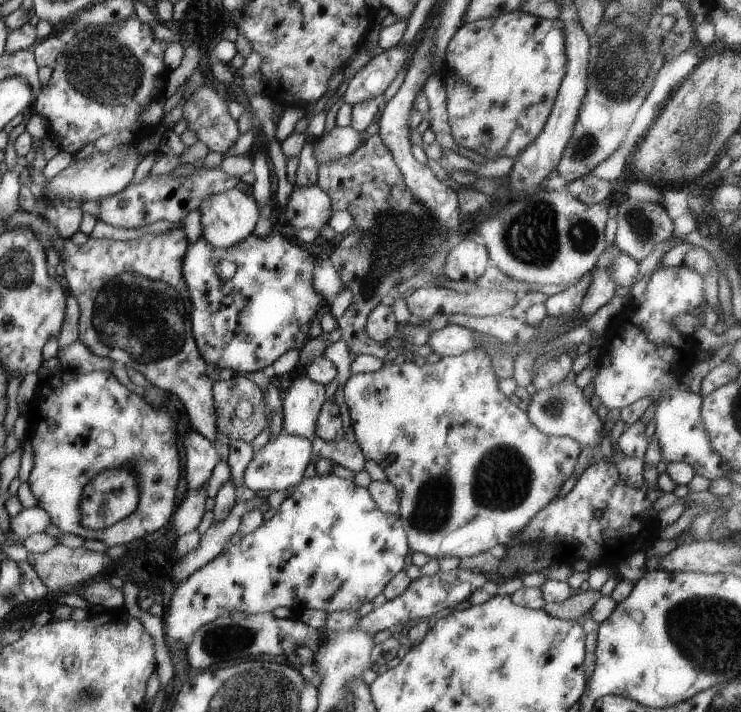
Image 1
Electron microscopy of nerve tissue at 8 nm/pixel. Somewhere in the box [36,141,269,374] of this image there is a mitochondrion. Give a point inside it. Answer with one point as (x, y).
(123, 306)

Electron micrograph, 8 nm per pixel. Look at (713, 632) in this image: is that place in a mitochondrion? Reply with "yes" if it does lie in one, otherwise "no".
yes

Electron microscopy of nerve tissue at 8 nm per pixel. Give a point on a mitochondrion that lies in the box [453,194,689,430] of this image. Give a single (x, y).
(531, 238)

